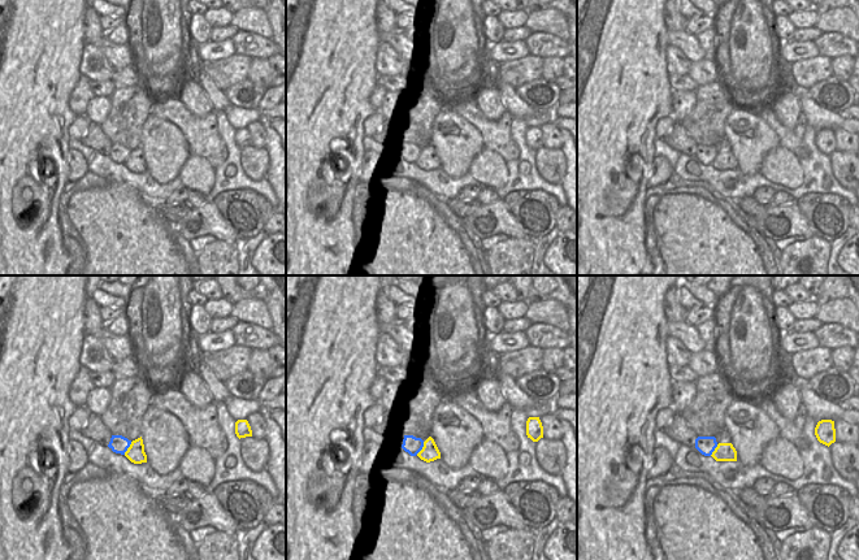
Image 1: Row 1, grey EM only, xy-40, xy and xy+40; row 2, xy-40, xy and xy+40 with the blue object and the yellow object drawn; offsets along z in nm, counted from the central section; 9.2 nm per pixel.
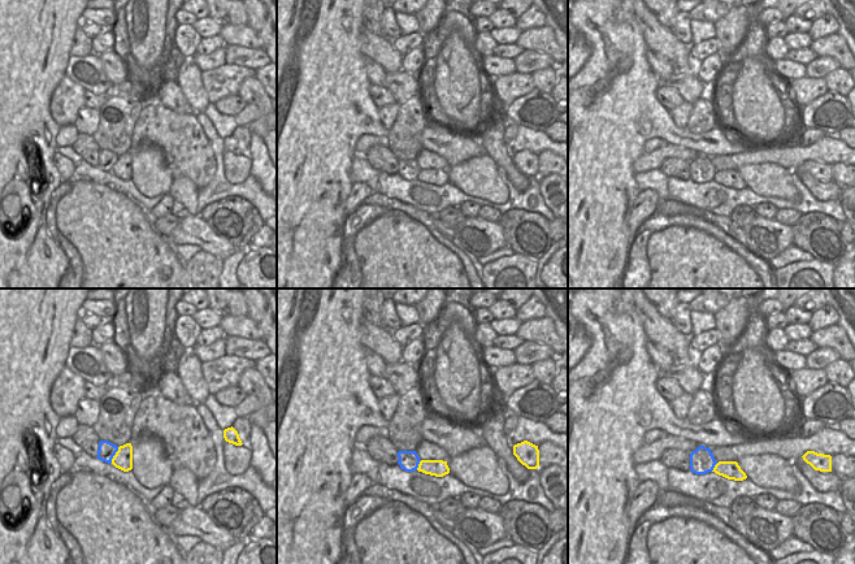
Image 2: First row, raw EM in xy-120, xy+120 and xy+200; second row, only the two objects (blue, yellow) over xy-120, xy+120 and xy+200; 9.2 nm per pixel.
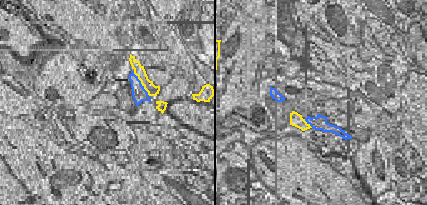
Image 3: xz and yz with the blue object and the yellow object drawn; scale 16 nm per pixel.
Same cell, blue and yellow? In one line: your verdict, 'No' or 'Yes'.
No.

